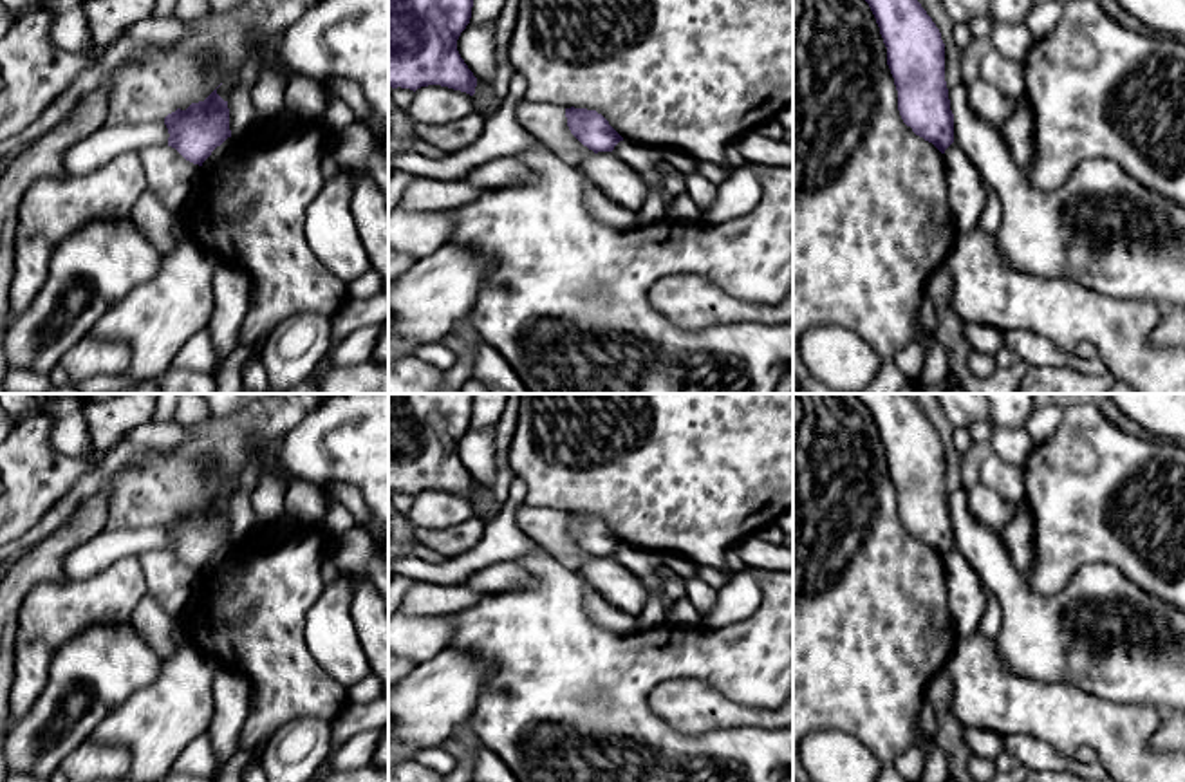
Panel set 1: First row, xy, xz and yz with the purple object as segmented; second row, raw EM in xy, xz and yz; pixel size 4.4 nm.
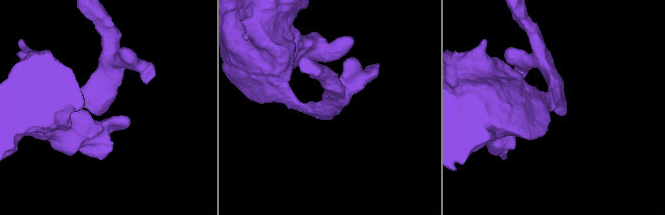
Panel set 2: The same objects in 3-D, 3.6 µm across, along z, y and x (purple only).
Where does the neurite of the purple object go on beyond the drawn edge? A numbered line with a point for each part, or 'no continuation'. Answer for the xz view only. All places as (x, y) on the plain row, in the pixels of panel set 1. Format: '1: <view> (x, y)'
no continuation

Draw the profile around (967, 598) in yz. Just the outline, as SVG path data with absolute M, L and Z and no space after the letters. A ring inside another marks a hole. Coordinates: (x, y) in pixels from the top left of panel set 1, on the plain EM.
M954 545L945 554L945 574L948 585L948 609L956 638L977 632L986 603L992 596L984 591L977 573Z

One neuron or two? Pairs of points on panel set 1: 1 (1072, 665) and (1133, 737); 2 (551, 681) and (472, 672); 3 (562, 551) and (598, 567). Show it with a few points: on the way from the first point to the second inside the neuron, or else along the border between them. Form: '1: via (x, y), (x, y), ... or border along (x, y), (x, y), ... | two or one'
1: border along (1059, 681), (1072, 683), (1106, 699), (1140, 705) | two
2: border along (454, 649), (485, 656), (494, 665), (472, 714) | two
3: border along (593, 557), (578, 571) | two

